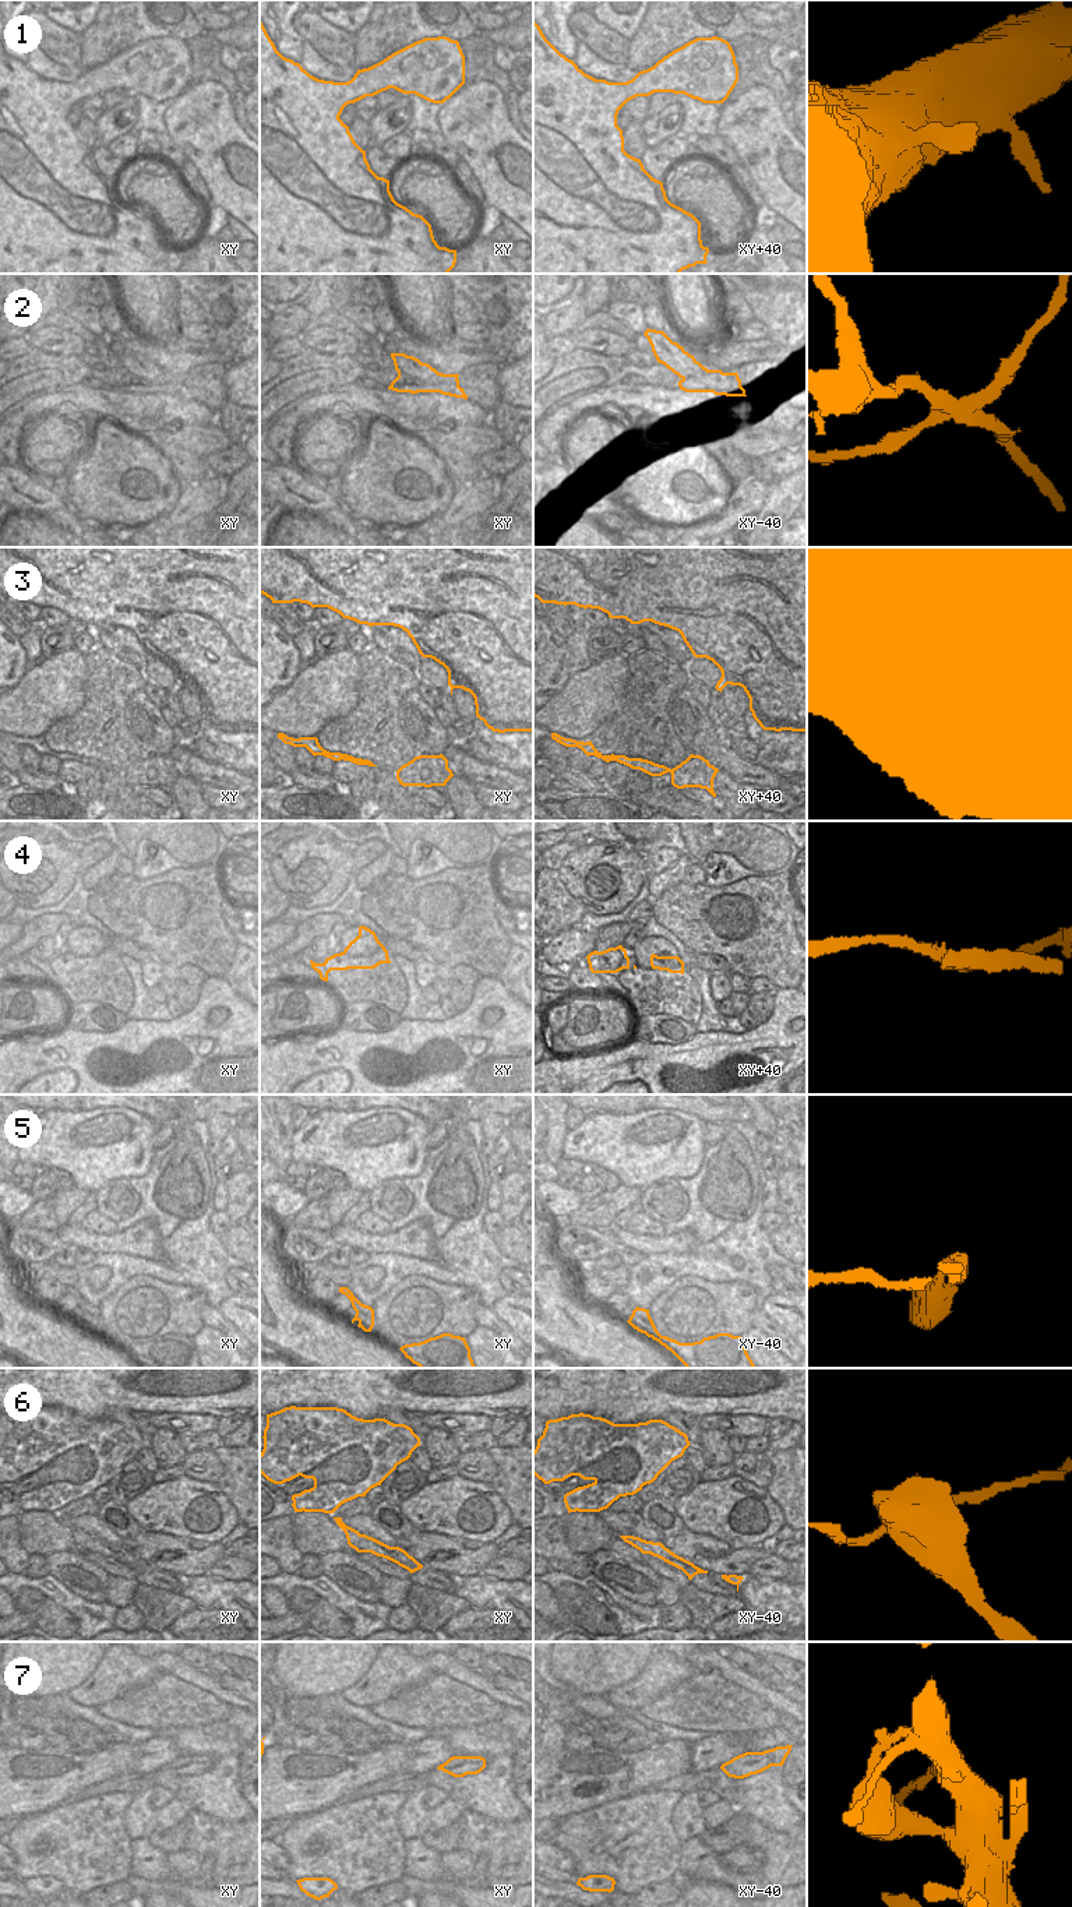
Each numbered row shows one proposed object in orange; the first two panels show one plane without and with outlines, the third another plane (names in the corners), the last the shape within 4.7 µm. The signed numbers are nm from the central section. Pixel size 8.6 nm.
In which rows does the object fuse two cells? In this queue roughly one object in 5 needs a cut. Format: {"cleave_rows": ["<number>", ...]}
{"cleave_rows": ["2", "4", "6", "7"]}

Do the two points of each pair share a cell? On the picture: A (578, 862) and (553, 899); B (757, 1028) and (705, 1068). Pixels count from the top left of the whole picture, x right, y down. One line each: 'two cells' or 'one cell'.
A: one cell
B: one cell

